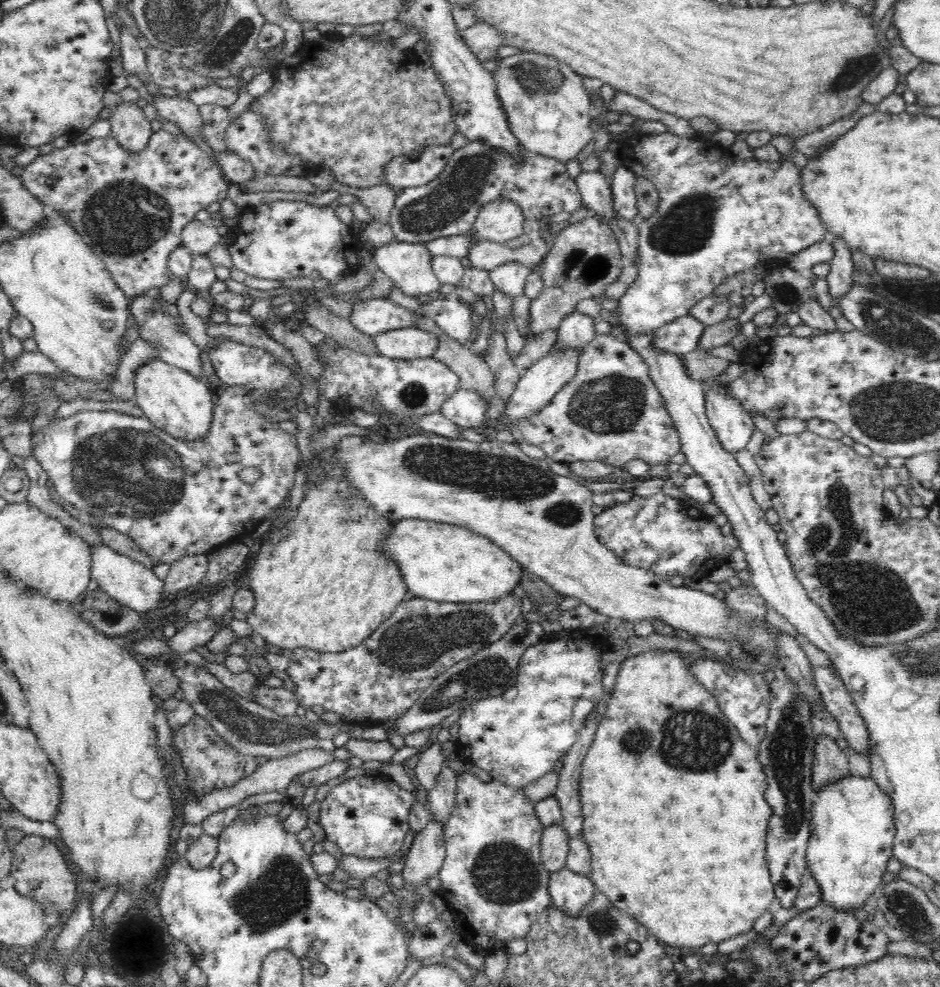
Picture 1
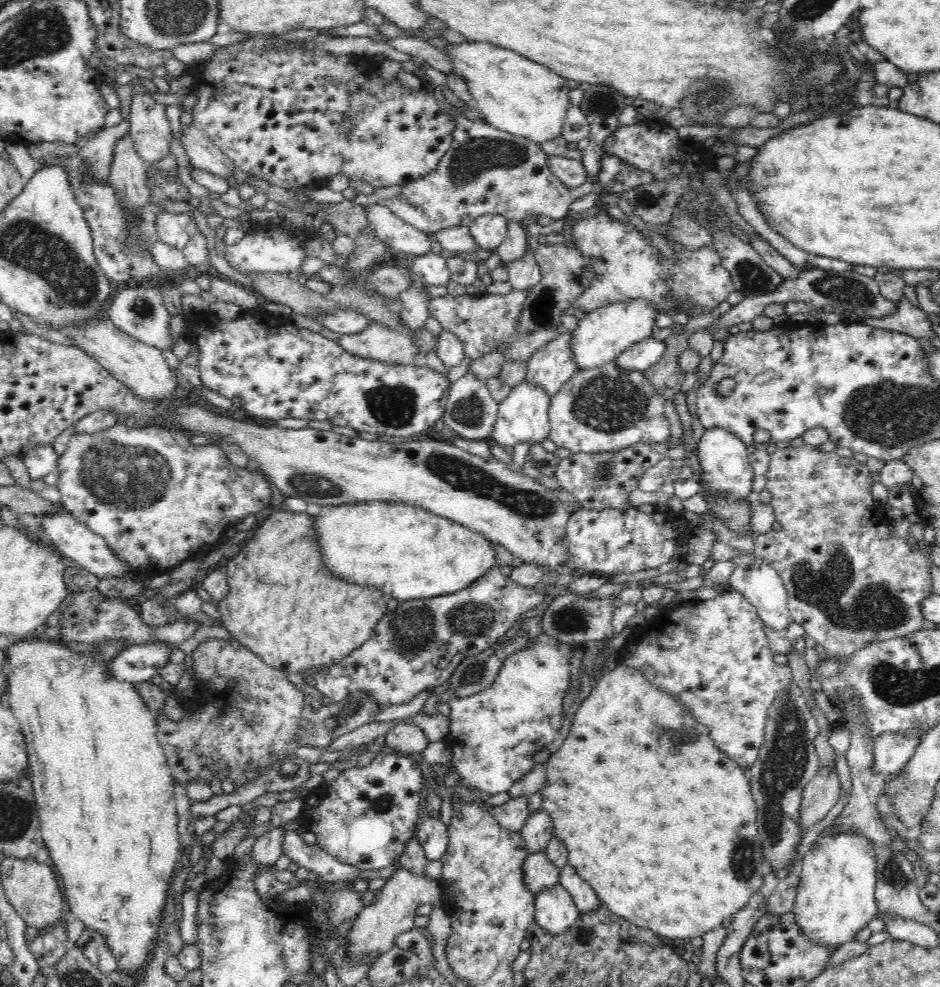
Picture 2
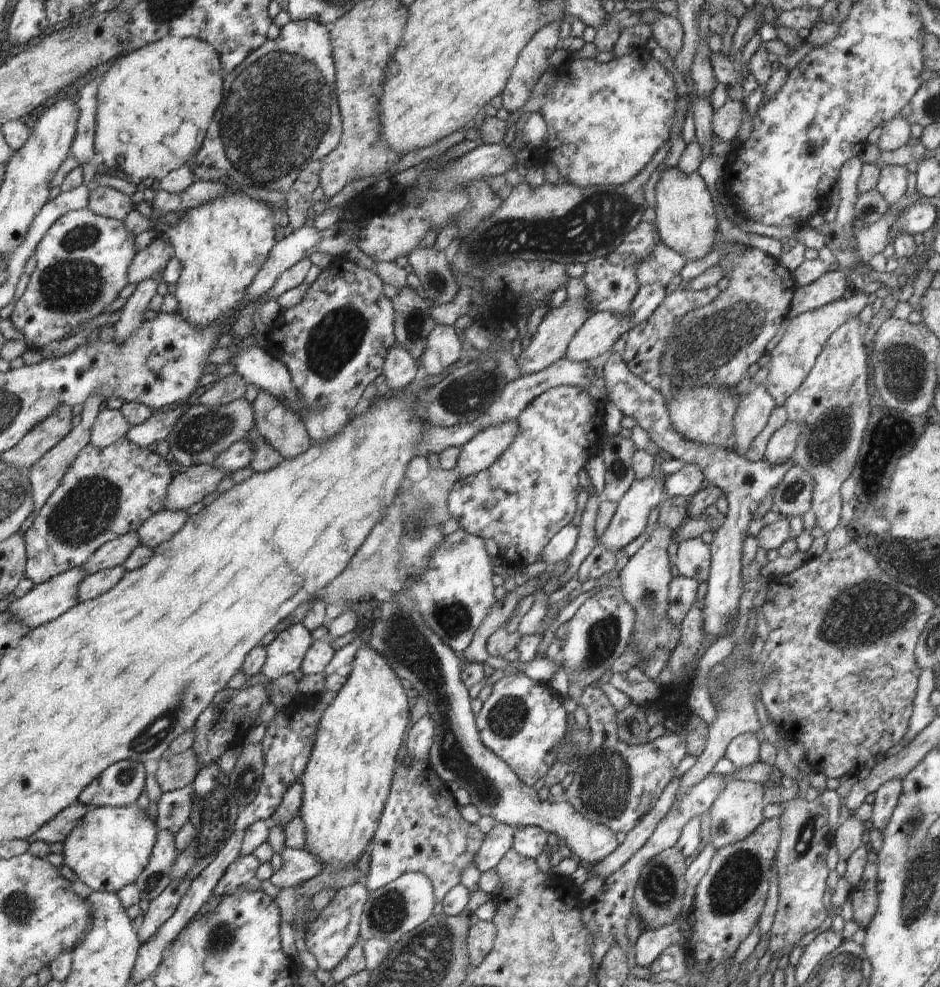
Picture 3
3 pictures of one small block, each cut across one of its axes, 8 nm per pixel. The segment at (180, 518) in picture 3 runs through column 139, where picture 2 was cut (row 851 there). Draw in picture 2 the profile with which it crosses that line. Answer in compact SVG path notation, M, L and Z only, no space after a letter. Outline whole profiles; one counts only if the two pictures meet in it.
M541 808L531 814L520 830L528 854L544 851L552 837L552 830L554 830L554 825L552 825L548 811Z

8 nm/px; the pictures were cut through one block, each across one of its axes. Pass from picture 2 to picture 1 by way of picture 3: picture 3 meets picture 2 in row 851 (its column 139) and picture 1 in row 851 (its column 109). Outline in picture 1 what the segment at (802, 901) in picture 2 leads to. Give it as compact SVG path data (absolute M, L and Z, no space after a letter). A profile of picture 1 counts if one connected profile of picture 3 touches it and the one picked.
M846 775L840 780L832 781L826 786L823 786L818 792L813 807L811 808L811 821L810 821L810 838L807 844L807 868L812 871L812 877L818 881L820 891L822 891L823 900L827 906L833 906L834 911L852 911L858 907L862 907L869 896L876 892L876 888L882 886L882 875L887 872L886 864L888 860L893 857L893 844L894 836L896 836L896 827L894 824L894 805L890 796L878 787L878 783L870 777L860 777L858 775Z

